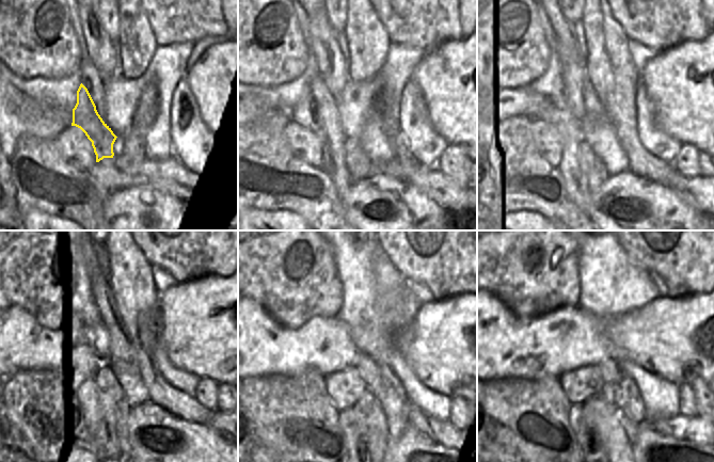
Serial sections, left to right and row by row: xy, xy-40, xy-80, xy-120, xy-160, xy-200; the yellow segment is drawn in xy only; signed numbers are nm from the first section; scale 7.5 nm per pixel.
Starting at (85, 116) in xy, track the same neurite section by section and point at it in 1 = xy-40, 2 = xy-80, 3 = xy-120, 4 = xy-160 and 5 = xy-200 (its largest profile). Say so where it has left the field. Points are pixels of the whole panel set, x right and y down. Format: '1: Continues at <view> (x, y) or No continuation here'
1: Continues at xy-40 (319, 112)
2: Continues at xy-80 (556, 111)
3: Continues at xy-120 (108, 436)
4: Continues at xy-160 (354, 442)
5: Continues at xy-200 (589, 447).

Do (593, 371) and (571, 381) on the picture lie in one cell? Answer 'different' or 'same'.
same

